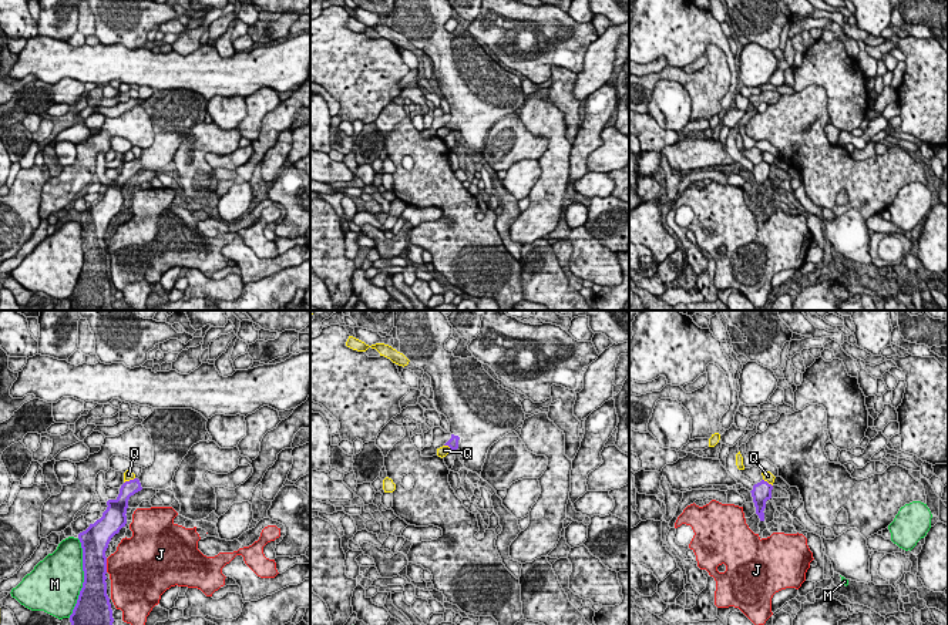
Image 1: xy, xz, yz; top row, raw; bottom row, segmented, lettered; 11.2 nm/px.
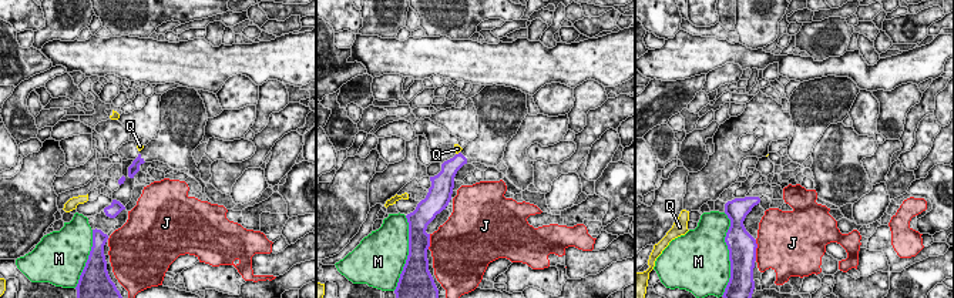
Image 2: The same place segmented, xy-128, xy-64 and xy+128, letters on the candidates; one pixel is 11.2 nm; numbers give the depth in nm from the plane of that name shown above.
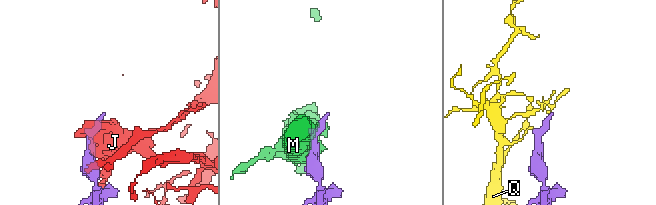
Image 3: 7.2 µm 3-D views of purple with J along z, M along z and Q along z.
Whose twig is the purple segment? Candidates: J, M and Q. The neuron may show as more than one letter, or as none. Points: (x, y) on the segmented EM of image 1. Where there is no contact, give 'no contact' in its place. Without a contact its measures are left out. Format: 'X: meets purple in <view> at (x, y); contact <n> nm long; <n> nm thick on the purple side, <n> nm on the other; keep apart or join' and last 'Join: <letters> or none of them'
J: meets purple in xy at (106, 565); contact 160 nm long; 280 nm thick on the purple side, 440 nm on the other; keep apart
M: meets purple in xy at (84, 578); contact 900 nm long; 340 nm thick on the purple side, 460 nm on the other; keep apart
Q: meets purple in yz at (766, 481); contact 140 nm long; 220 nm thick on the purple side, 120 nm on the other; keep apart
Join: none of them

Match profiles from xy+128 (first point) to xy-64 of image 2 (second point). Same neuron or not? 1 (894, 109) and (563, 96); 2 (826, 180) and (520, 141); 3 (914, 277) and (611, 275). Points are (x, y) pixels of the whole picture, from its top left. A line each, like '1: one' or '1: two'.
1: two
2: one
3: one

